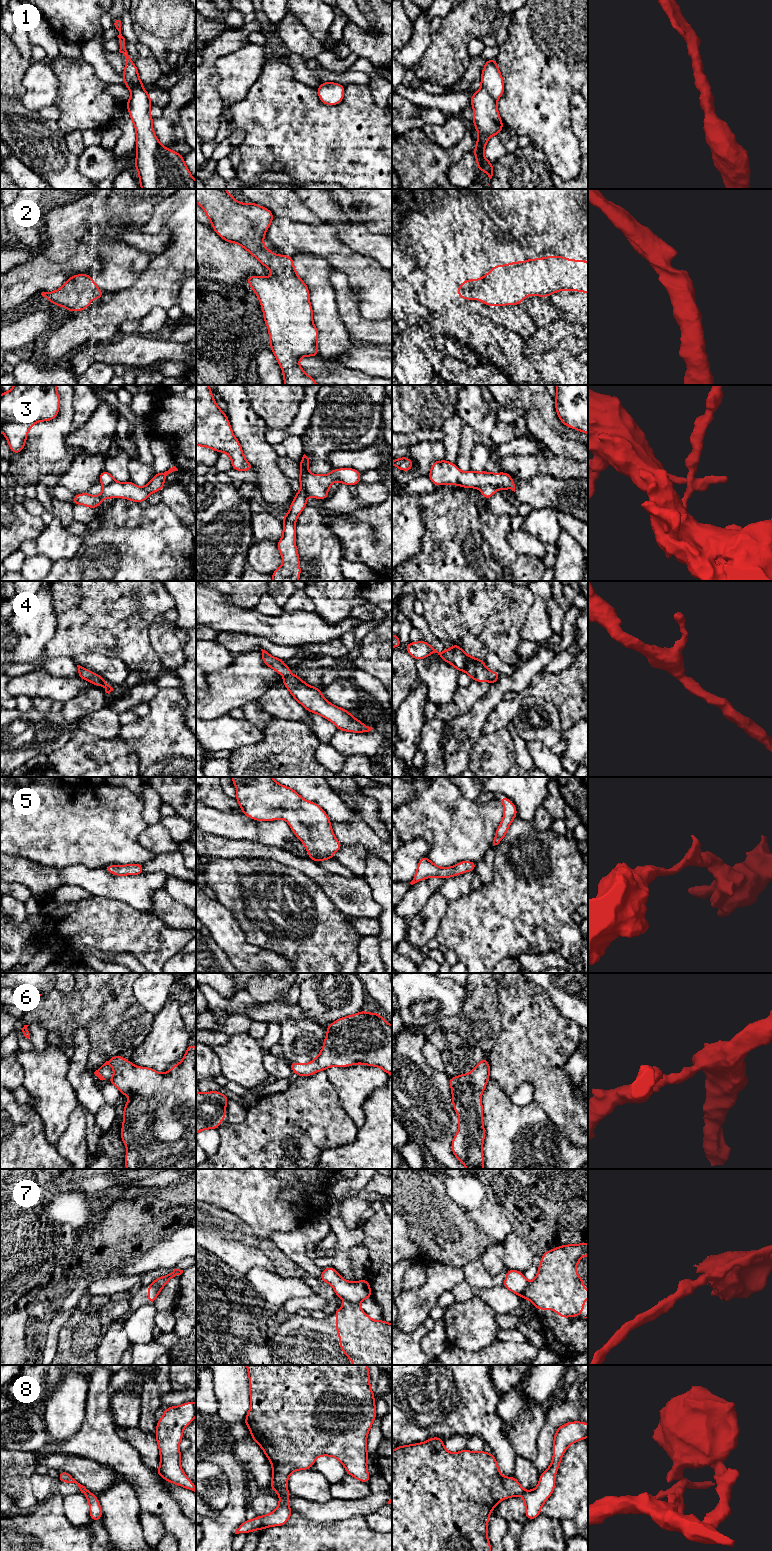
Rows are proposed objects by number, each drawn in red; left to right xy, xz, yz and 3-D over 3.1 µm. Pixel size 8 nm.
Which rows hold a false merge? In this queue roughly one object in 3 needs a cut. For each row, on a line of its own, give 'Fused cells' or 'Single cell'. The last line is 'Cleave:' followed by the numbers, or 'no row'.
1: Single cell
2: Single cell
3: Fused cells
4: Single cell
5: Single cell
6: Single cell
7: Fused cells
8: Fused cells
Cleave: 3, 7, 8

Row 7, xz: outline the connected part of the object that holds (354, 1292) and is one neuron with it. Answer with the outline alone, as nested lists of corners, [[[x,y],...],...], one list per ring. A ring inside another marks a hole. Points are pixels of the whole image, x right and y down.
[[[330,1266],[324,1268],[319,1278],[330,1284],[335,1290],[335,1295],[344,1301],[359,1304],[372,1296],[372,1290],[367,1279],[349,1282],[343,1279],[338,1272]]]

